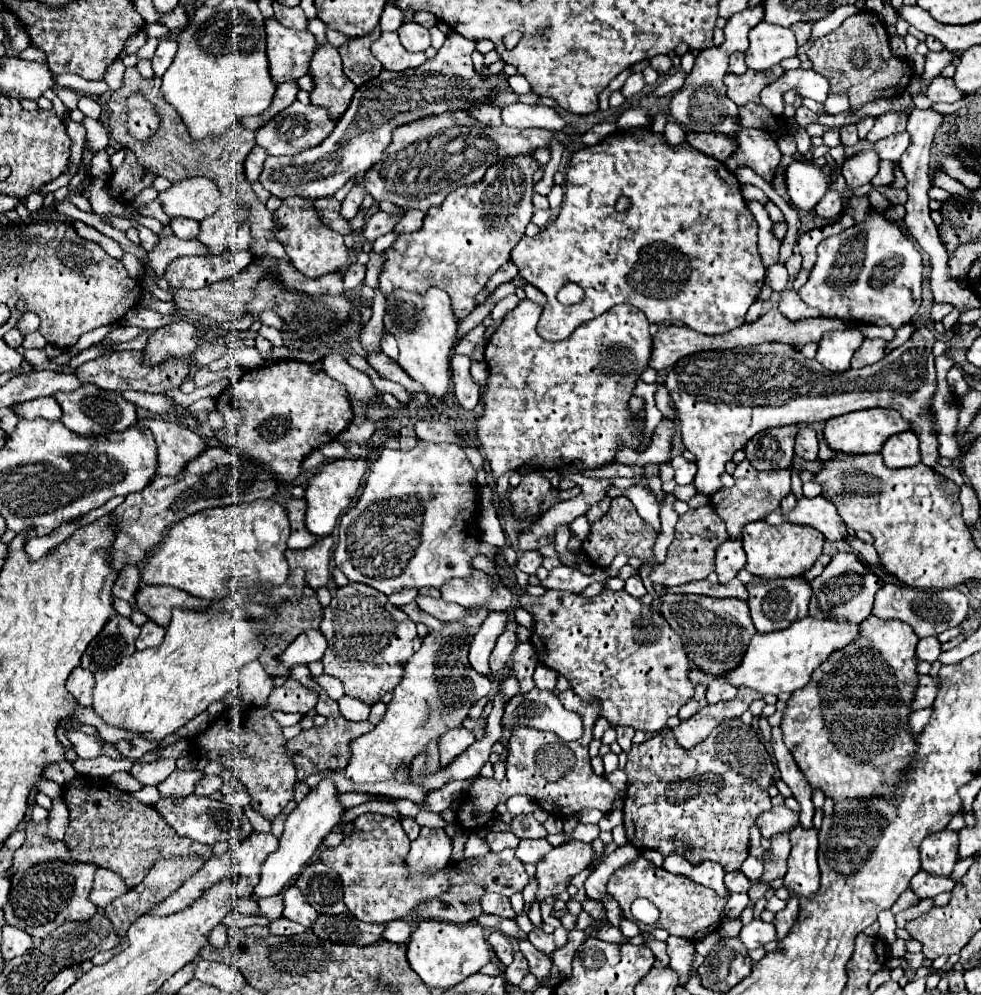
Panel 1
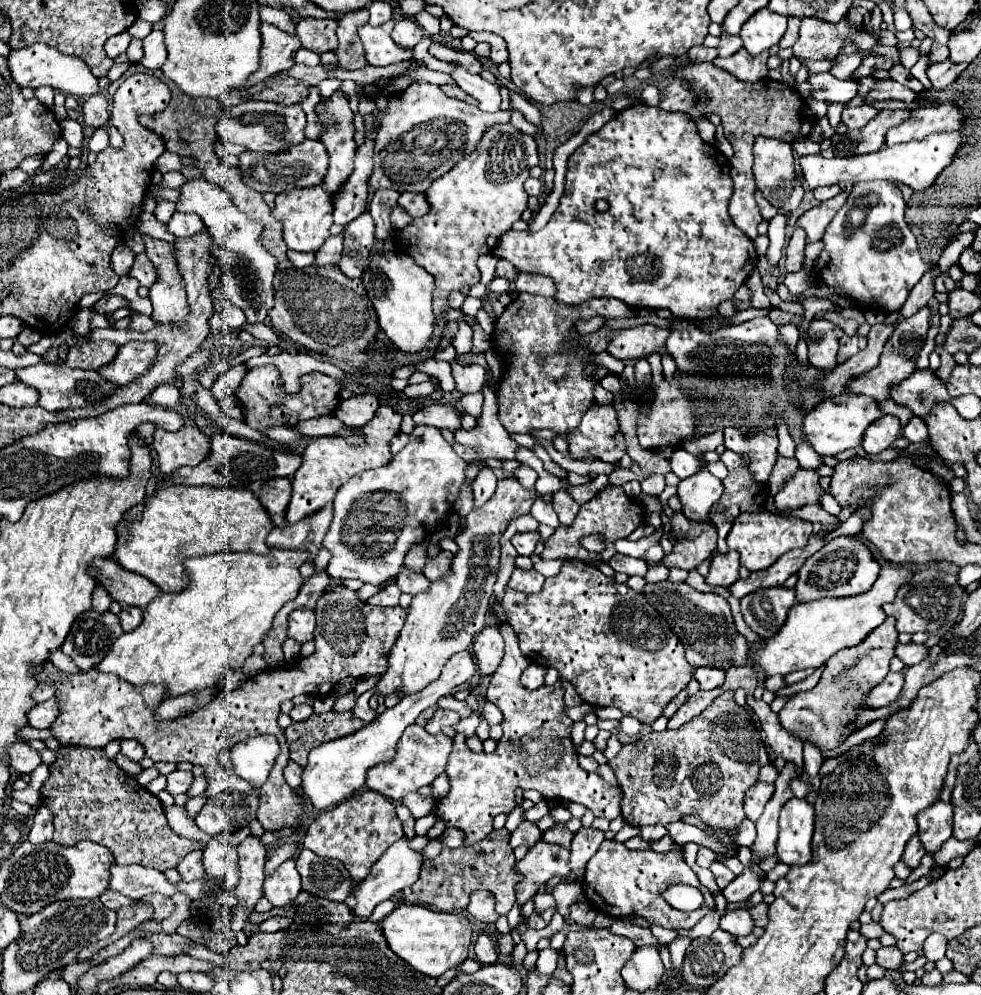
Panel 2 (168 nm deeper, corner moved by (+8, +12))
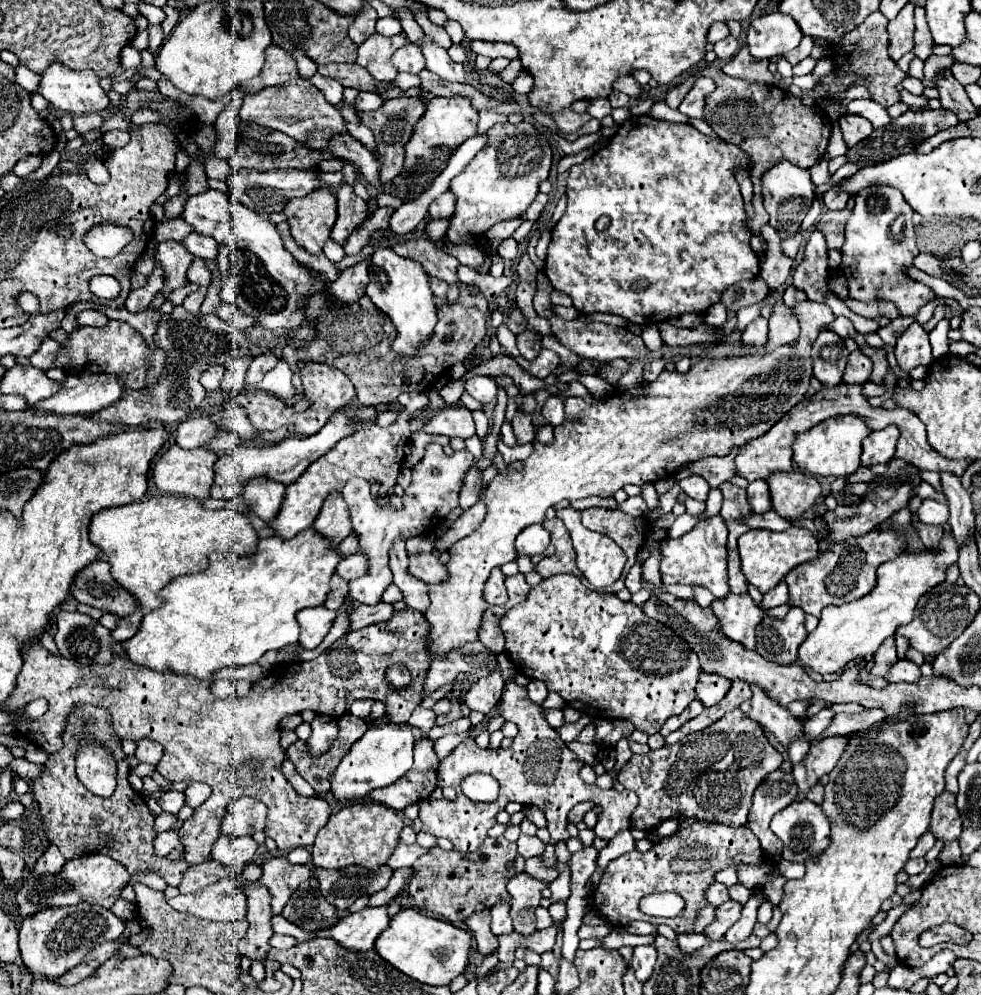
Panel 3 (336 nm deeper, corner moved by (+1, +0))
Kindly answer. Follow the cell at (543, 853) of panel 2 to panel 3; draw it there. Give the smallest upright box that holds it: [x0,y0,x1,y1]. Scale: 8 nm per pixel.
[508,873,548,935]

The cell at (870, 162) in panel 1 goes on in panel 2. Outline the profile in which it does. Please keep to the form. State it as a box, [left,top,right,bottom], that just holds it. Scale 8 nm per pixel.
[833,111,909,157]

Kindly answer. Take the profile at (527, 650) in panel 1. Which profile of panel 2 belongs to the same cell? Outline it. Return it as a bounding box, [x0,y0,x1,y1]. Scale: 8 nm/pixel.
[435,623,621,845]

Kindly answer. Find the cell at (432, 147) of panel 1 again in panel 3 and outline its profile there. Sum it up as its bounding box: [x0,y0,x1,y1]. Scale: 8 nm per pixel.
[394,95,478,189]

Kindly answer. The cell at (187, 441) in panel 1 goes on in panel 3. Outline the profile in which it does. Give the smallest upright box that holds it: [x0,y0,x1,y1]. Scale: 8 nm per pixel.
[152,445,216,499]

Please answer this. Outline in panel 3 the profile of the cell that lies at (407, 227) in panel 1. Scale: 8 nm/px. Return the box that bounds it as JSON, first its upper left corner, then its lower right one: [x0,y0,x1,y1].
[428,191,454,219]

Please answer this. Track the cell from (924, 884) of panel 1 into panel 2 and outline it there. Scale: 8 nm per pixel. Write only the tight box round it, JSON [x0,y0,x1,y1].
[903,835,923,869]

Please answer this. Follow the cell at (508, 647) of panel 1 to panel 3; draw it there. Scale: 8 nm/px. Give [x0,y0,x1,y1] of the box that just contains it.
[464,669,504,715]

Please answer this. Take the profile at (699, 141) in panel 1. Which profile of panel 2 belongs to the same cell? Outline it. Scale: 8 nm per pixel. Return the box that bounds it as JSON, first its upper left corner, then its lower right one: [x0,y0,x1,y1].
[659,63,813,239]

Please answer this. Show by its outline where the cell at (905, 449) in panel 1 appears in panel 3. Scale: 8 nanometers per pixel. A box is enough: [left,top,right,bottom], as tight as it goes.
[862,423,900,465]

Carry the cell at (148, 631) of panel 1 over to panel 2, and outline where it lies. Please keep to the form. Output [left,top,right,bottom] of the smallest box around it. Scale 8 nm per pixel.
[119,605,143,631]

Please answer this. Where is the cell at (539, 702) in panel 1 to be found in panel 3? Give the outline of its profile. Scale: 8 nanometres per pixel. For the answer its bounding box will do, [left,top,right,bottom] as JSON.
[526,679,548,705]

